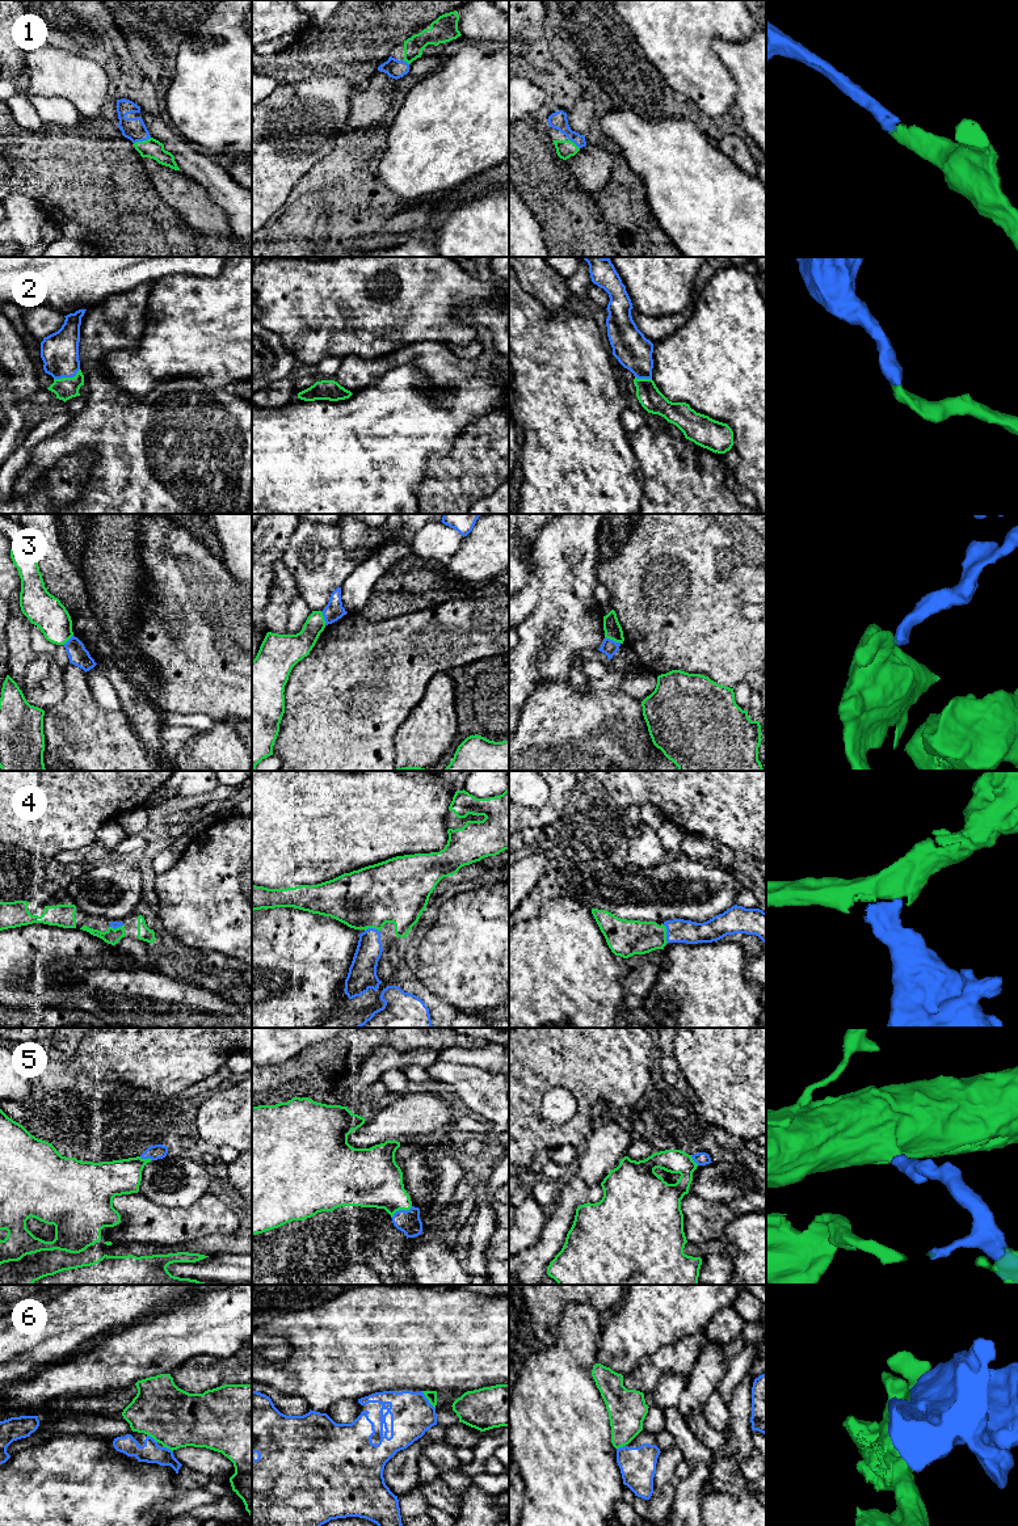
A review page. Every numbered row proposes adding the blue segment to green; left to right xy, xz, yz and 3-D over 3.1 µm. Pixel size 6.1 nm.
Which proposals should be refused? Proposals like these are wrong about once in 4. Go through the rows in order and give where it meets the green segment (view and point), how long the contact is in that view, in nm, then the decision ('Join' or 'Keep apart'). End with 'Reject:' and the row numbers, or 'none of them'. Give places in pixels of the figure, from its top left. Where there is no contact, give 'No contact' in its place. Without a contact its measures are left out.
1: Touches green at xy (143, 140). Shared border 110 nm. Join
2: Touches green at xy (67, 378). Shared border 170 nm. Join
3: Touches green at yz (613, 640). Shared border 110 nm. Keep apart
4: Touches green at yz (665, 934). Shared border 120 nm. Join
5: Touches green at xz (402, 1209). Shared border 140 nm. Join
6: Touches green at xz (428, 1399). Shared border 140 nm. Keep apart
Reject: 3, 6

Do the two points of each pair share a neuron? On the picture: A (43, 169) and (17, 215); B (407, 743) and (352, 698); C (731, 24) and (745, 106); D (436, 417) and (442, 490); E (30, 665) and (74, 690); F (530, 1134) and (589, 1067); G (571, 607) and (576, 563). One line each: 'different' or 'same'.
A: different
B: different
C: different
D: different
E: different
F: same
G: same

